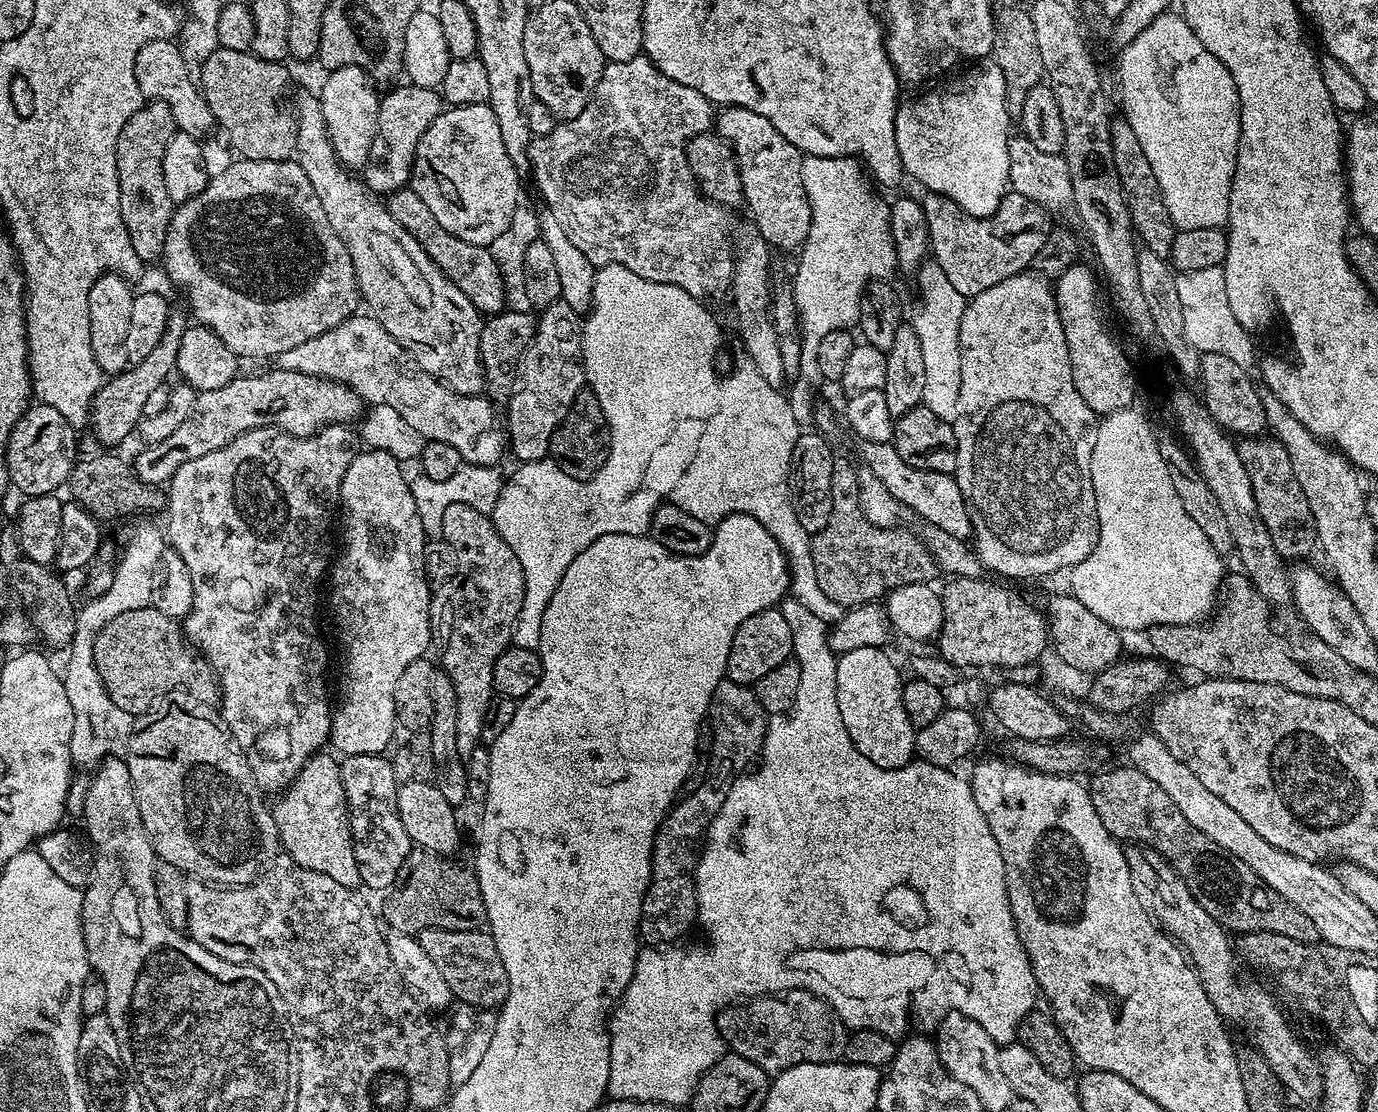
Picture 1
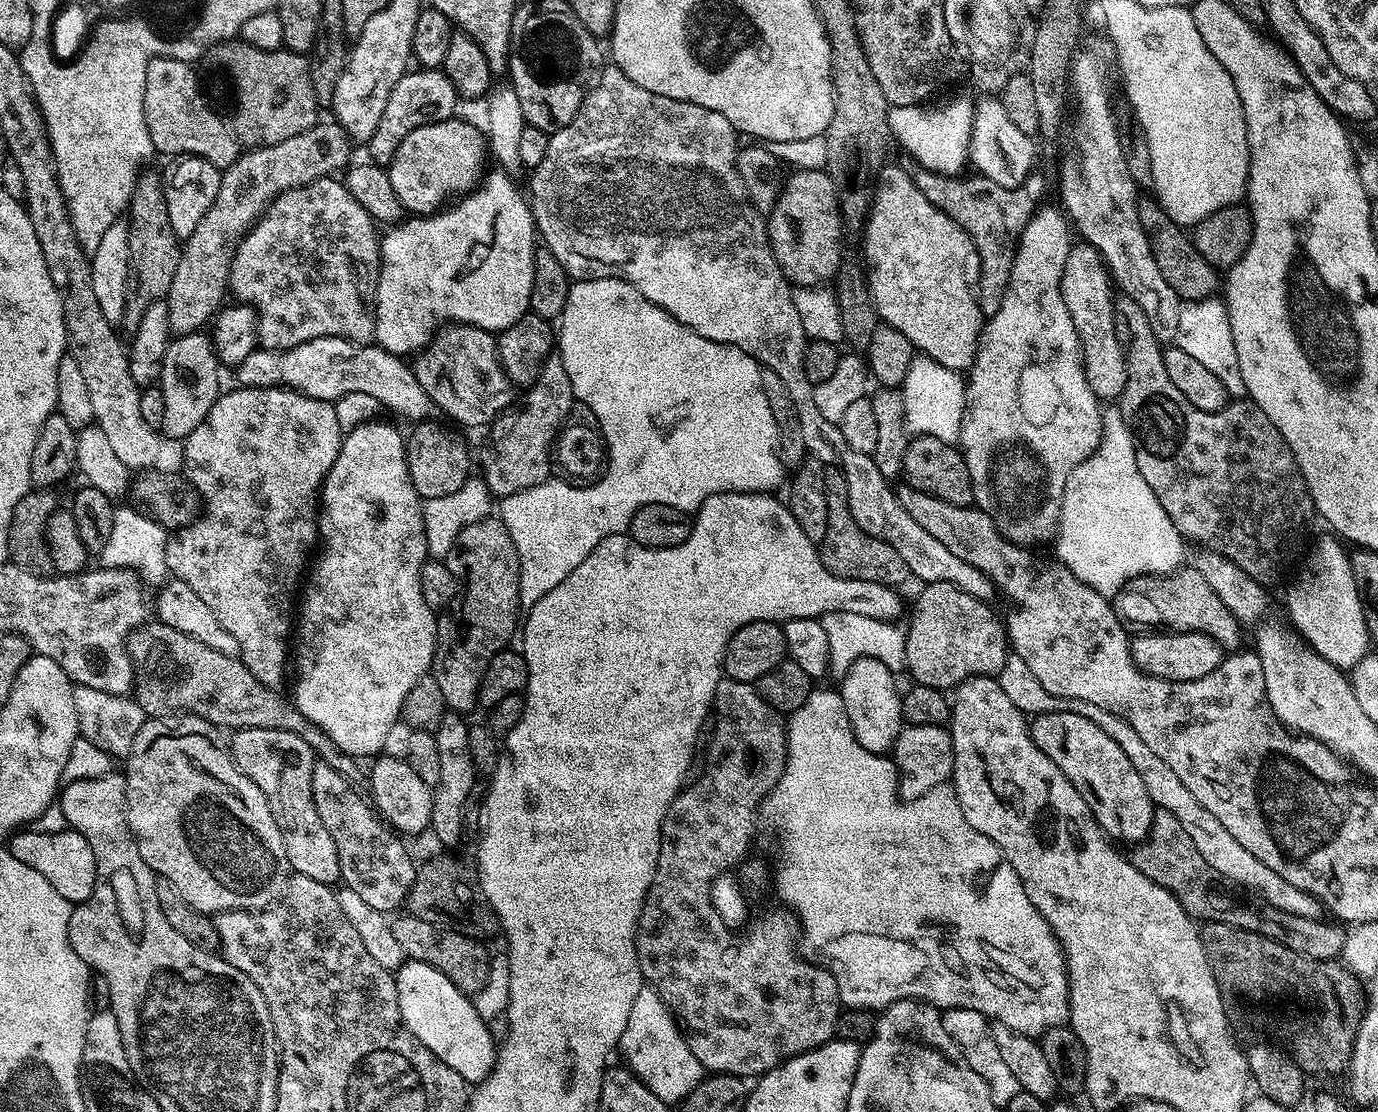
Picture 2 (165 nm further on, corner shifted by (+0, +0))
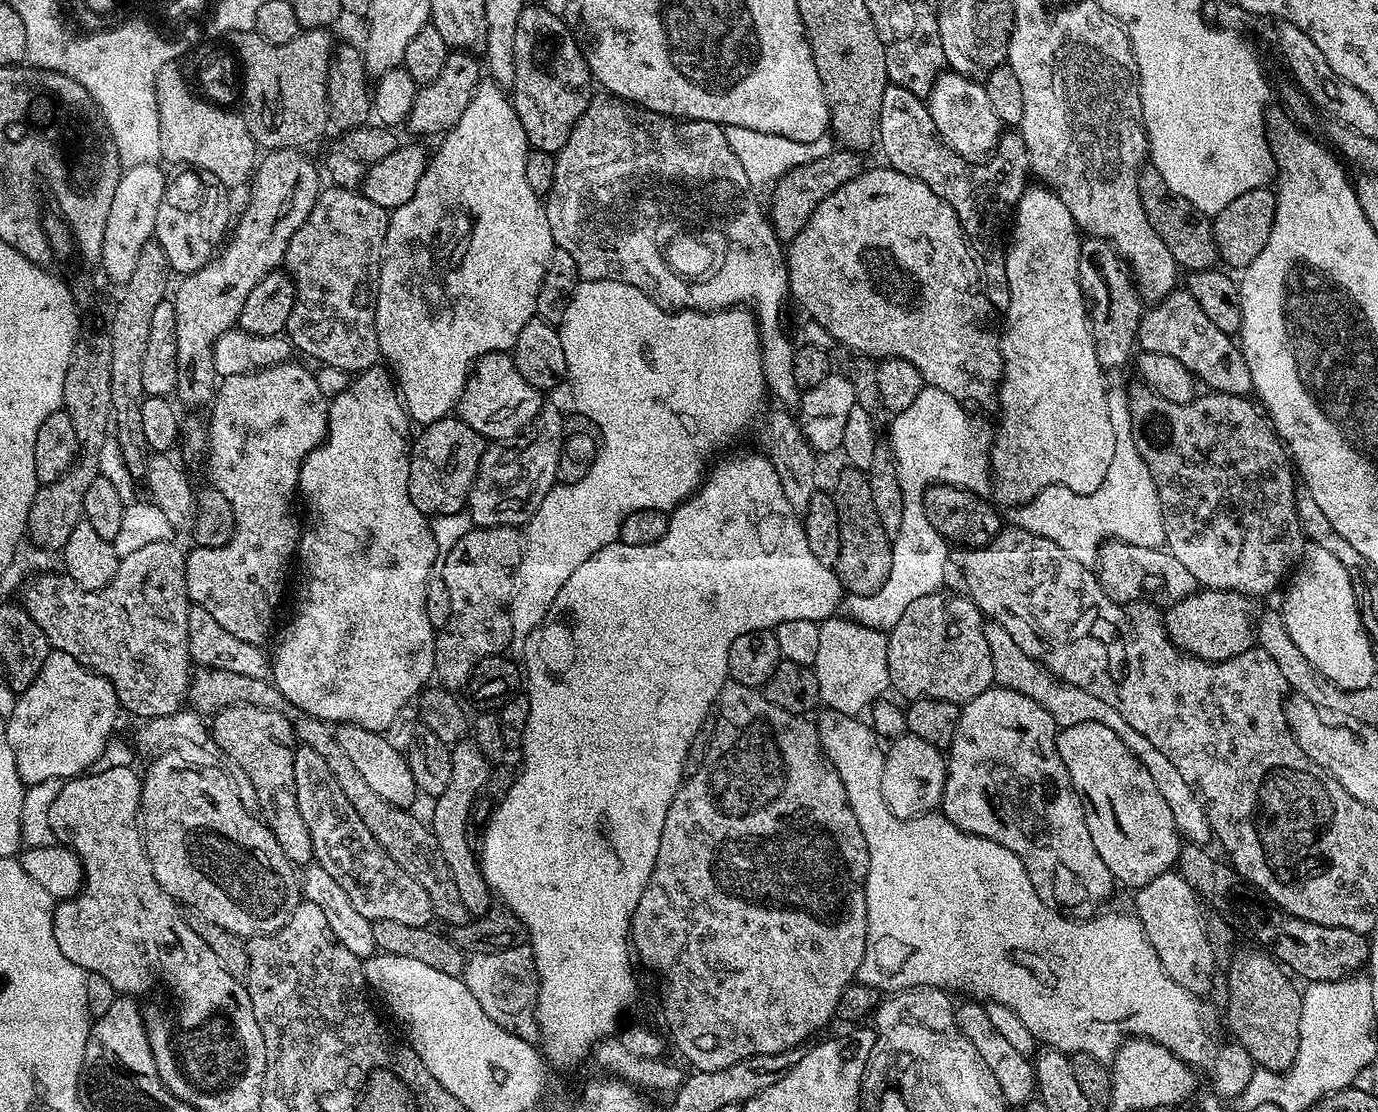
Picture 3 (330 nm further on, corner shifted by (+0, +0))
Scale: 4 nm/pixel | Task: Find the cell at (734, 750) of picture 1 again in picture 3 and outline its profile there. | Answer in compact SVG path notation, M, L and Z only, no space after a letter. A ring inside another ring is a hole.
M735 682L725 683L724 689L720 691L720 696L716 699L714 720L715 716L716 724L714 723L712 728L712 741L702 766L698 766L698 770L691 773L681 783L680 788L674 794L674 802L670 802L670 810L666 810L666 822L662 826L662 838L658 842L658 858L654 862L654 870L650 874L650 882L646 882L646 890L642 890L642 898L635 910L632 911L632 926L630 929L630 944L634 949L635 959L639 963L641 960L660 979L660 996L664 999L660 1004L660 1008L664 1011L664 1024L668 1027L669 1032L667 1032L667 1035L670 1037L672 1044L673 1042L676 1043L677 1050L693 1064L691 1067L698 1072L722 1070L726 1066L734 1066L734 1062L749 1060L751 1056L777 1056L782 1050L797 1048L799 1044L811 1041L813 1039L811 1036L819 1028L826 1027L830 1022L833 1023L836 1007L838 1006L838 998L842 998L842 990L847 984L856 980L856 971L864 957L866 938L868 937L868 915L866 914L866 894L864 893L864 883L868 873L868 847L862 830L858 826L854 810L848 804L846 786L842 786L842 778L838 778L838 774L830 767L824 755L824 748L820 744L819 727L813 721L811 724L807 715L787 712L782 710L782 706L774 706L774 702L770 702L770 698L766 698L760 688L742 686Z

